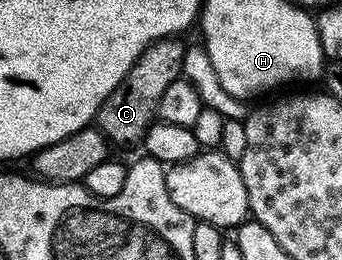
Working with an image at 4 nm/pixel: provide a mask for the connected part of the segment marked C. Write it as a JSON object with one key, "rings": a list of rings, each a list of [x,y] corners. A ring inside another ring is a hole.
{"rings":[[[182,39],[154,40],[137,58],[137,62],[133,62],[133,66],[127,71],[125,78],[121,78],[121,82],[108,94],[105,102],[101,102],[94,123],[102,132],[103,137],[112,145],[138,145],[145,138],[149,126],[155,123],[157,105],[161,103],[165,89],[172,82],[181,79],[183,74],[183,59],[187,48],[179,40]]]}

